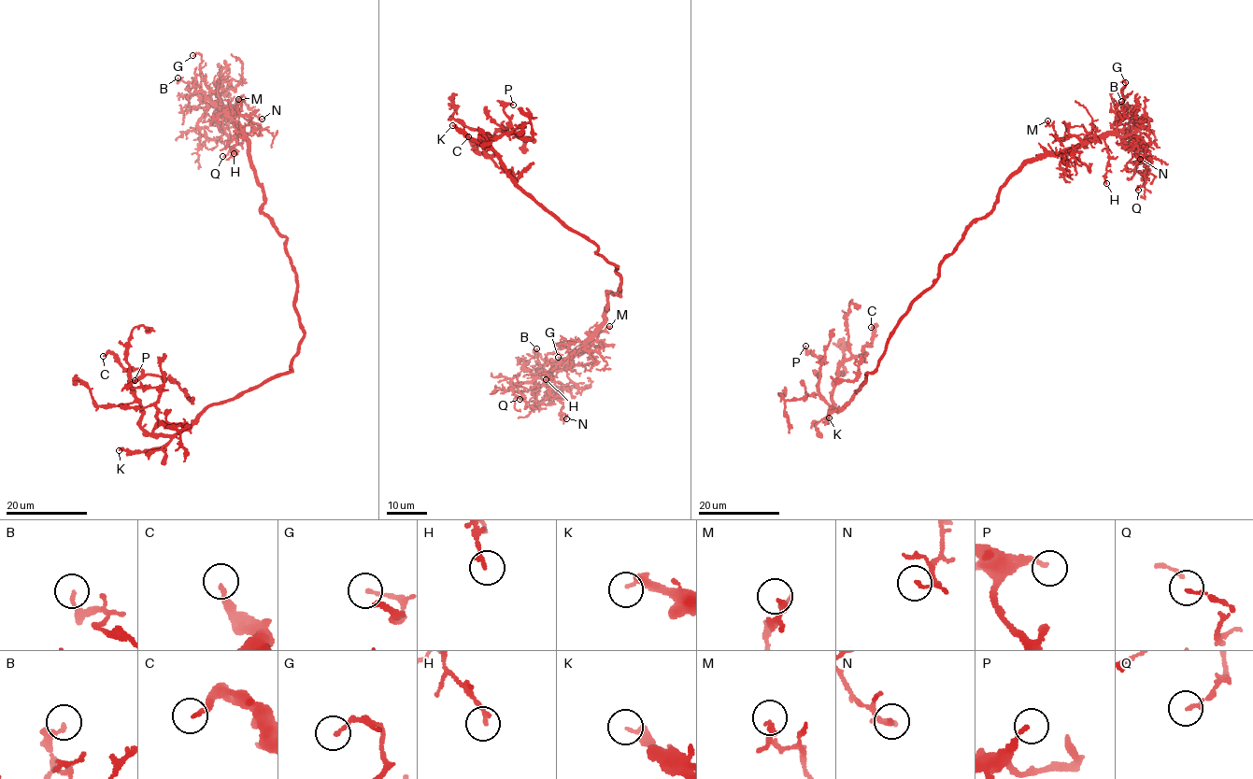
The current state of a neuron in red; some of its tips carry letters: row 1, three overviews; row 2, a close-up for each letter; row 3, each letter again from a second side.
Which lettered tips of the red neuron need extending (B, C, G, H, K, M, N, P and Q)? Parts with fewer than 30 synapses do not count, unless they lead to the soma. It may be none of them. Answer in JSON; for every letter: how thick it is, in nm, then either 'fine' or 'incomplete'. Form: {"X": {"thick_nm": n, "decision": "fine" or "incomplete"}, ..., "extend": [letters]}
{"B": {"thick_nm": 130, "decision": "fine"}, "C": {"thick_nm": 190, "decision": "fine"}, "G": {"thick_nm": 140, "decision": "fine"}, "H": {"thick_nm": 150, "decision": "fine"}, "K": {"thick_nm": 320, "decision": "incomplete"}, "M": {"thick_nm": 130, "decision": "fine"}, "N": {"thick_nm": 100, "decision": "fine"}, "P": {"thick_nm": 170, "decision": "fine"}, "Q": {"thick_nm": 130, "decision": "fine"}, "extend": ["K"]}

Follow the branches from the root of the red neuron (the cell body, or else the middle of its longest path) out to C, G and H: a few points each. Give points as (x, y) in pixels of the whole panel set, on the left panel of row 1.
C: (296, 307), (304, 337), (291, 371), (214, 403), (173, 434), (141, 427), (131, 385), (142, 373), (103, 356)
G: (296, 307), (298, 284), (285, 237), (262, 213), (263, 189), (248, 143), (201, 77), (201, 55), (192, 55)
H: (296, 307), (298, 284), (285, 237), (262, 213), (263, 189), (248, 143), (220, 111), (234, 153)

